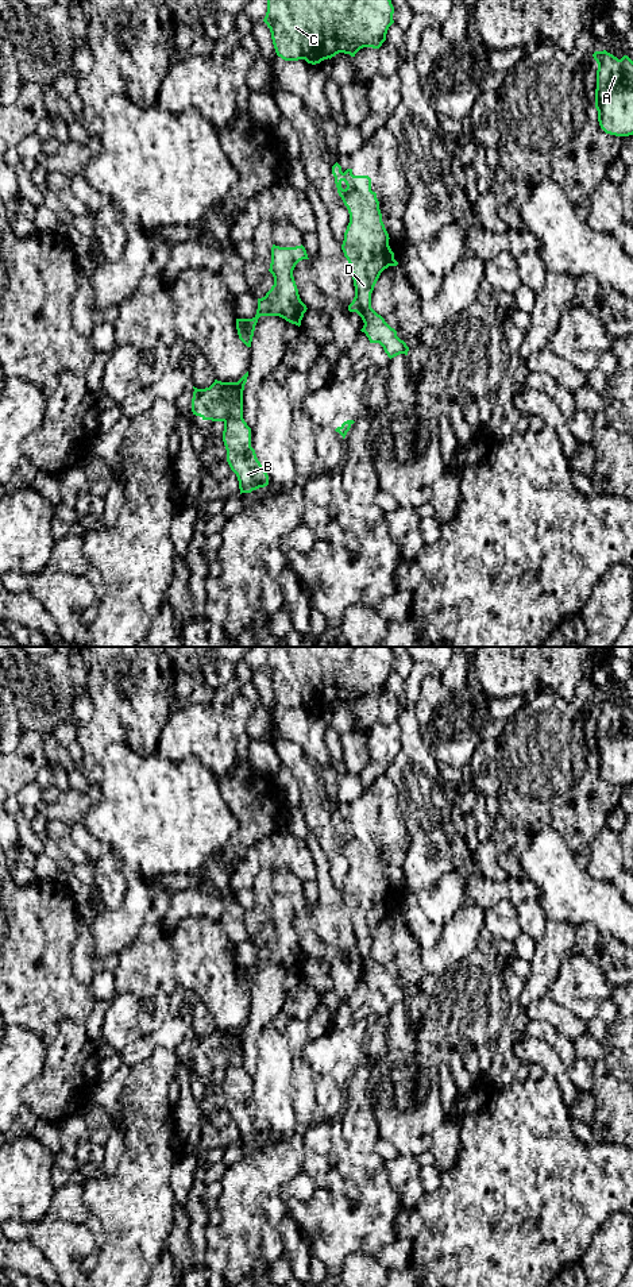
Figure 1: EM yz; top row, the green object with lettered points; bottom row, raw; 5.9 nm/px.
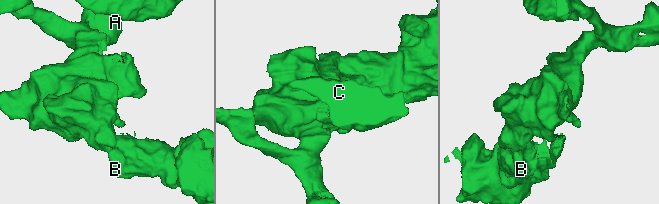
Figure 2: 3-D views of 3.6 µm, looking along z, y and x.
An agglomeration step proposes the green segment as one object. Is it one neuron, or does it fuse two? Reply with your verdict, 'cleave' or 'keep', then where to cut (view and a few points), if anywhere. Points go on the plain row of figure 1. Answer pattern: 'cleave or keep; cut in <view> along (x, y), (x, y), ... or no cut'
cleave; cut in yz along (242, 1052), (231, 1051), (228, 1054), (228, 1063), (223, 1068)

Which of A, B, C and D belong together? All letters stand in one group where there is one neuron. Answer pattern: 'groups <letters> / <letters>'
groups A C D / B

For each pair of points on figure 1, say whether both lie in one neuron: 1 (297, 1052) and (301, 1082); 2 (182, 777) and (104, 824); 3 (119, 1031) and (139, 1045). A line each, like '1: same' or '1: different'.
1: same
2: same
3: different

